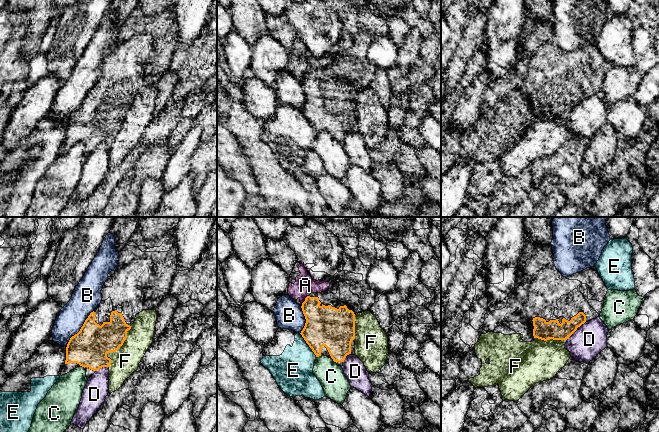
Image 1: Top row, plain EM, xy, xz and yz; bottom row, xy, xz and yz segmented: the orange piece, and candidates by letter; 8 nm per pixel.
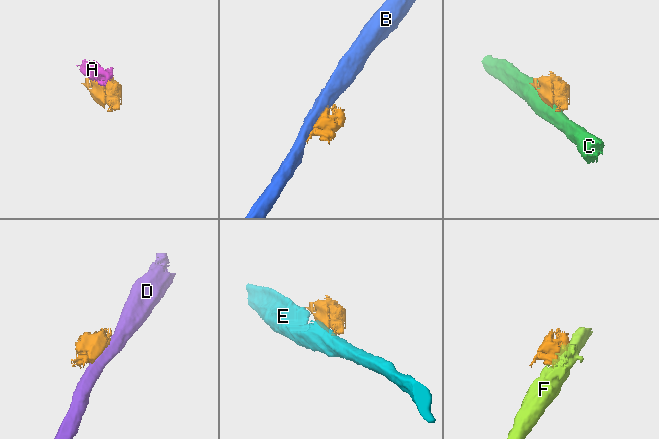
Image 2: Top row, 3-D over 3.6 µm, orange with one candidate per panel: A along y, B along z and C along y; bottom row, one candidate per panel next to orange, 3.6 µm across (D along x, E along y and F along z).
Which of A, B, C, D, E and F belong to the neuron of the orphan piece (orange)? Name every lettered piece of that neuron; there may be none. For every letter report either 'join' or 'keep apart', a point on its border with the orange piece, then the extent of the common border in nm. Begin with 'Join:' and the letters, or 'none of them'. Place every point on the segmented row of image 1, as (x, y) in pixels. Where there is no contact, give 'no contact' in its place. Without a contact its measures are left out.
Join: none of them
A: keep apart; meets orange in xz at (305, 299); contact 90 nm long
B: keep apart; meets orange in xy at (81, 328); contact 360 nm long
C: keep apart; meets orange in xz at (334, 361); contact 60 nm long
D: keep apart; meets orange in yz at (576, 329); contact 200 nm long
E: keep apart; meets orange in xz at (308, 344); contact 240 nm long
F: keep apart; meets orange in xy at (117, 349); contact 380 nm long

